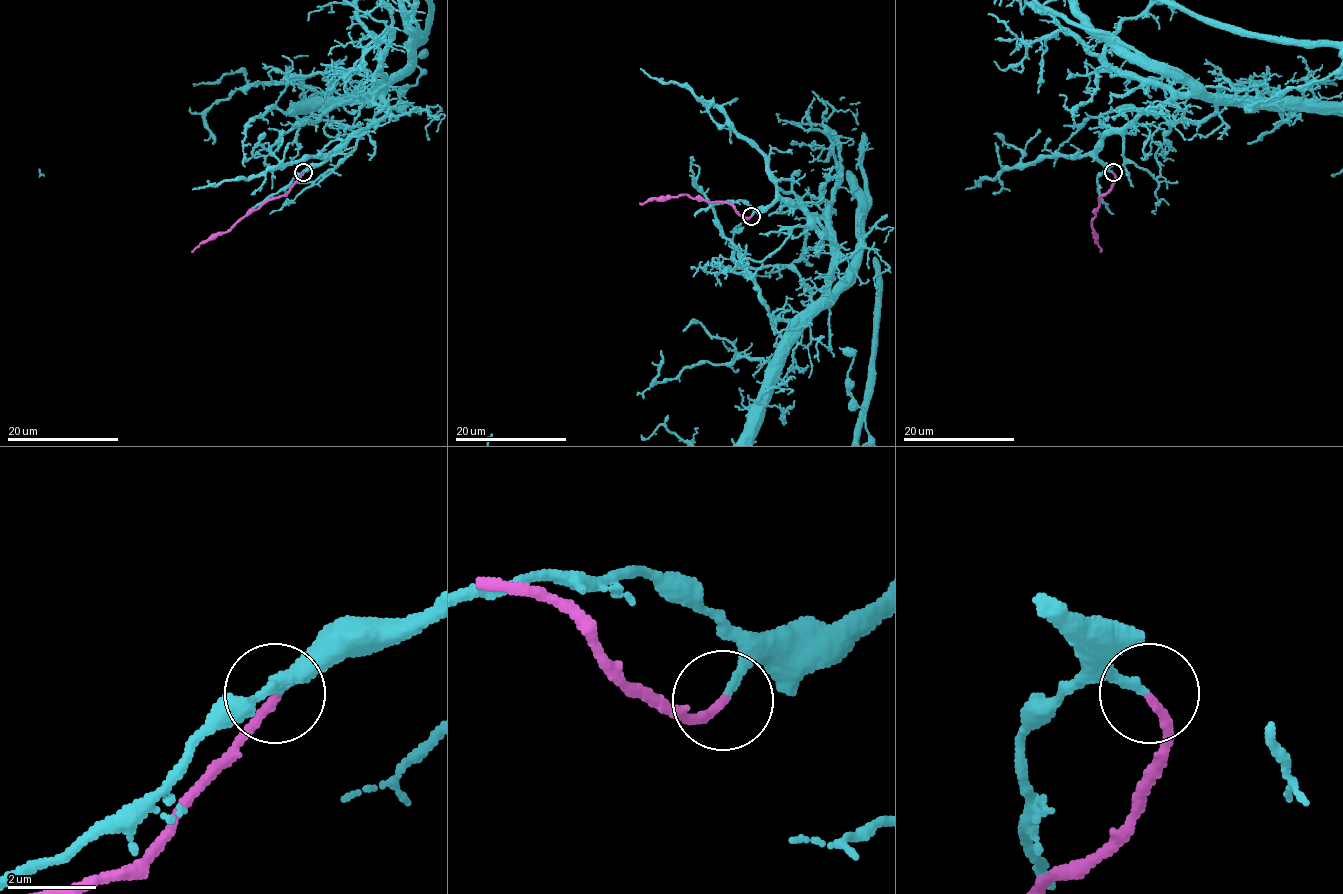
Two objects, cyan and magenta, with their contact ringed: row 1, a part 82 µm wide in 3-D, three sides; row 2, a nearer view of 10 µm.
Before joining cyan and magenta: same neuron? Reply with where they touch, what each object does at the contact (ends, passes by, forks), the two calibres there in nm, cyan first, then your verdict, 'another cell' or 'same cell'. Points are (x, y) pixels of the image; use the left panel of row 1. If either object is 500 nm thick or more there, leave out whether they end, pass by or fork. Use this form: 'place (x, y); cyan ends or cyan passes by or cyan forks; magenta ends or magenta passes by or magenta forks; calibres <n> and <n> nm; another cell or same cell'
place (303, 172); cyan ends; magenta ends; calibres 180 and 190 nm; same cell

